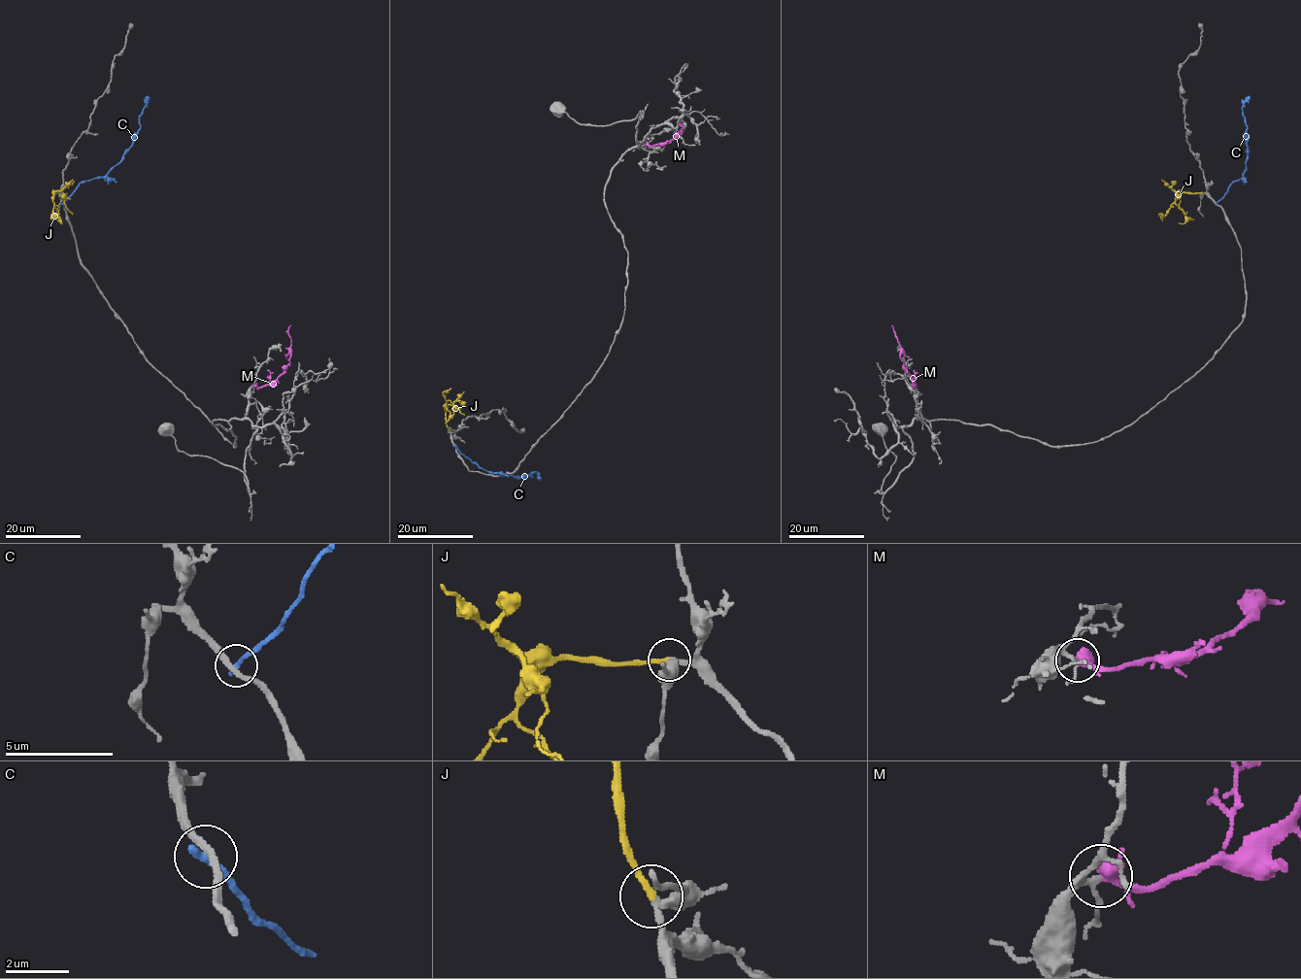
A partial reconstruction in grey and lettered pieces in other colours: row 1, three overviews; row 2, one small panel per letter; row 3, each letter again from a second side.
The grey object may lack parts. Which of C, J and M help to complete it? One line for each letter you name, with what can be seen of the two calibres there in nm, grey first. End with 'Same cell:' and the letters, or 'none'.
J: Thickness 240 nm (grey) against 220 nm
M: Thickness 130 nm (grey) against 550 nm
Same cell: J, M

